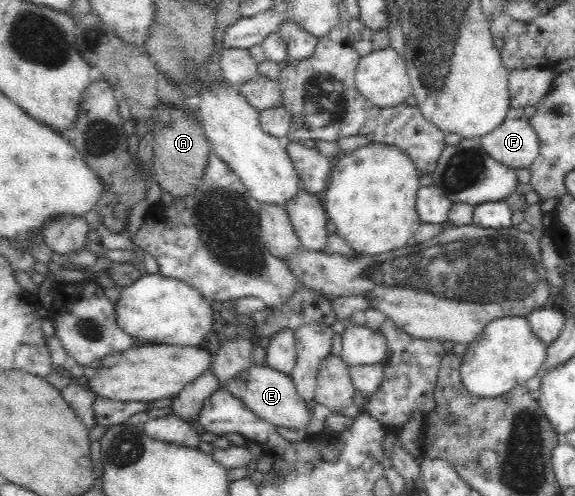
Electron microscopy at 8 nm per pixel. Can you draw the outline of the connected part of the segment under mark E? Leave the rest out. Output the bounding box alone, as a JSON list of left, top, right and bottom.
[225,366,313,431]

